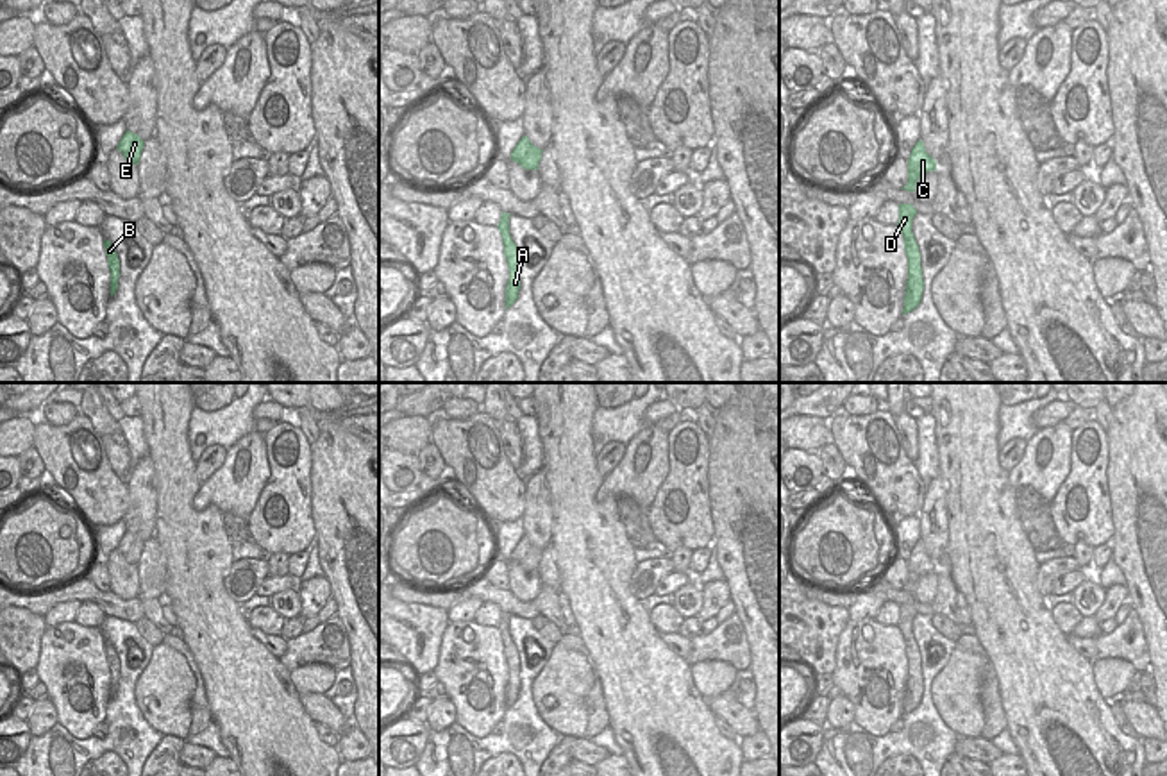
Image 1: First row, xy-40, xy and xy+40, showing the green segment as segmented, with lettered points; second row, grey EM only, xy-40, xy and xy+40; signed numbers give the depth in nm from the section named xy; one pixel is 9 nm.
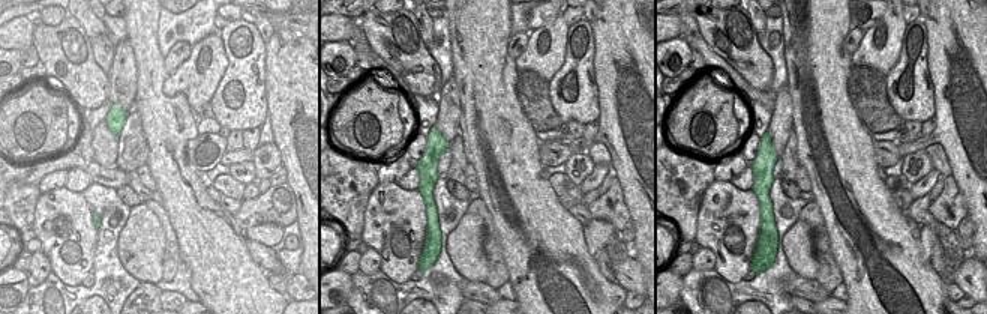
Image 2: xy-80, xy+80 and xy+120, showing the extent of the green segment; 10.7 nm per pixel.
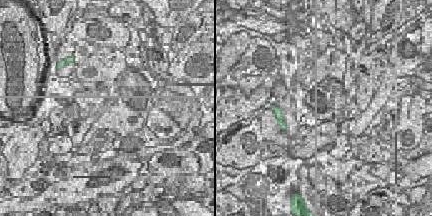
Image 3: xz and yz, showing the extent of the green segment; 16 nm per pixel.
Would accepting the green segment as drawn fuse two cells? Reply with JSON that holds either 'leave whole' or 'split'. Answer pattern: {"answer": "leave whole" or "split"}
{"answer": "leave whole"}

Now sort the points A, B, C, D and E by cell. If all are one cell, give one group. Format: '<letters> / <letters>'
A B C D E

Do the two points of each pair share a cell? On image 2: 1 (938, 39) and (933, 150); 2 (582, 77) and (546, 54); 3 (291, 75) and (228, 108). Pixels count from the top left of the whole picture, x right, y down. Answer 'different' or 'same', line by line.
1: different
2: different
3: different

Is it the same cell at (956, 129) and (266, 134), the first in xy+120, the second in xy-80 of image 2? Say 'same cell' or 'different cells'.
different cells

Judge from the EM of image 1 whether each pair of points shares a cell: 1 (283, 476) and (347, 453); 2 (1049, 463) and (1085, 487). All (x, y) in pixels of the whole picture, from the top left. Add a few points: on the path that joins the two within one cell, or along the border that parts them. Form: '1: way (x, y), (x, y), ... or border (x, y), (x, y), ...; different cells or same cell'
1: border (310, 444), (311, 508); different cells
2: border (1073, 433), (1071, 471), (1051, 503); different cells

